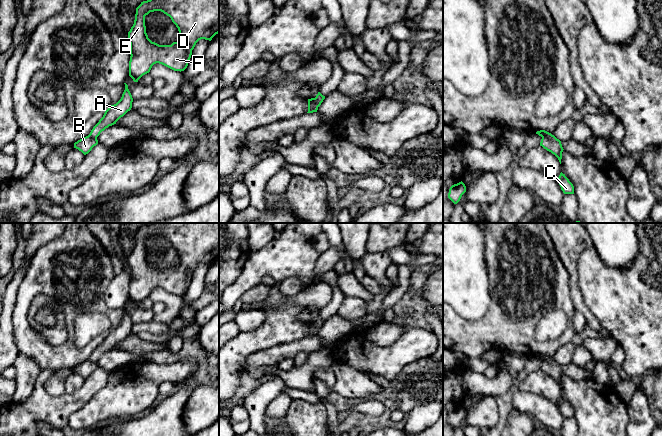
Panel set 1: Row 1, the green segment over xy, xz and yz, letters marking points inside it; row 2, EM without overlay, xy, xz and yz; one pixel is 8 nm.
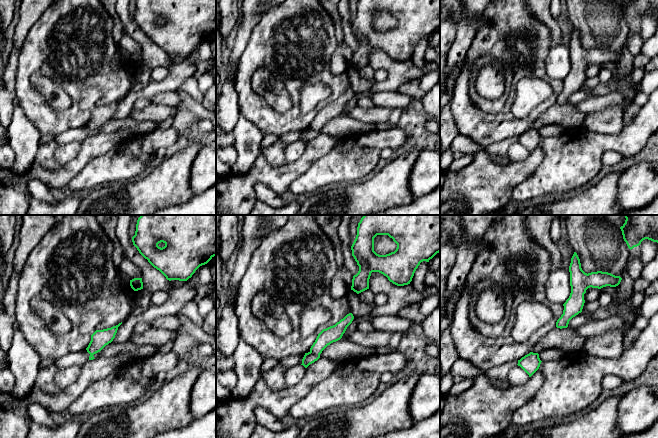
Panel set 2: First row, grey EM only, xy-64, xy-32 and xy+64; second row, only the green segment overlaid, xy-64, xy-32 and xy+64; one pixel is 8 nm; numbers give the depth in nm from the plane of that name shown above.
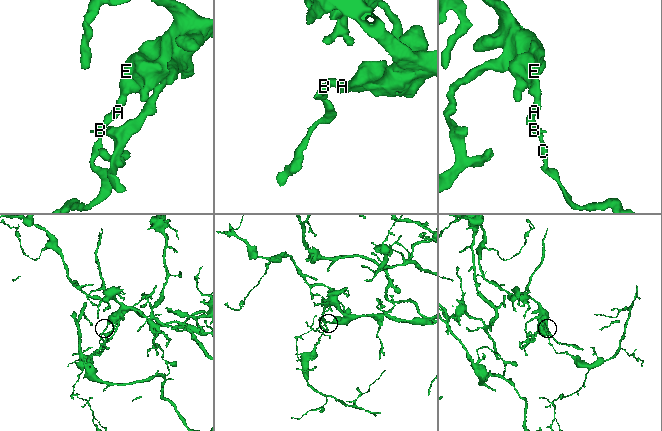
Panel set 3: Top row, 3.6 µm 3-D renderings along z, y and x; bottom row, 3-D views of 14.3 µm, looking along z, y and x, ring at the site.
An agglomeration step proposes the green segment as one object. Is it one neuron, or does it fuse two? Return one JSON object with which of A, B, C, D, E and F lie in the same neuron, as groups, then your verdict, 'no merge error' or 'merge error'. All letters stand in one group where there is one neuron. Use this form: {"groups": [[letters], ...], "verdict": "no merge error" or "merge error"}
{"groups": [["A", "D", "E", "F"], ["B", "C"]], "verdict": "merge error"}

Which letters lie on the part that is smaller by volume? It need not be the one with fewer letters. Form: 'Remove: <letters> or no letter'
Remove: B, C

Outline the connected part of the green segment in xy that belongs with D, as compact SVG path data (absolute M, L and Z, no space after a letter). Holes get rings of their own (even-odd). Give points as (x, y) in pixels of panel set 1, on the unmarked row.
M149 223L141 226L136 232L134 248L128 256L128 263L130 267L130 285L129 285L129 300L134 306L145 298L149 297L152 290L156 287L162 288L174 295L184 295L189 287L196 267L201 264L209 264L219 257L219 223ZM161 235L169 240L172 246L176 249L179 255L179 264L173 266L171 269L159 269L152 266L146 257L145 240L150 236Z

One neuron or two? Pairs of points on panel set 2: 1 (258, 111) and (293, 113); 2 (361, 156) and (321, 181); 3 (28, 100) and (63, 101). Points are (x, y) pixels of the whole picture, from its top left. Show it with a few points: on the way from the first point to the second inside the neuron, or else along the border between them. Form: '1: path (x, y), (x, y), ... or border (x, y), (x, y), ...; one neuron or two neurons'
1: path (267, 118), (284, 118); one neuron
2: path (351, 160), (335, 167), (331, 171); one neuron
3: border (31, 83), (54, 109), (64, 110), (69, 107); two neurons

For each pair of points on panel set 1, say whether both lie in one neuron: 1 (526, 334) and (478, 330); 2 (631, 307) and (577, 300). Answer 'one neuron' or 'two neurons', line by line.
1: one neuron
2: two neurons

